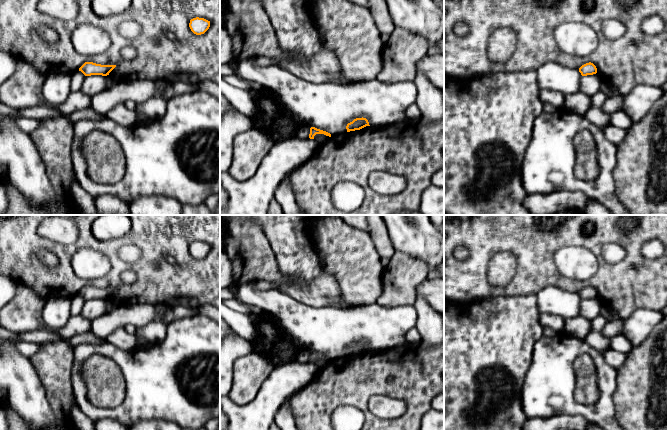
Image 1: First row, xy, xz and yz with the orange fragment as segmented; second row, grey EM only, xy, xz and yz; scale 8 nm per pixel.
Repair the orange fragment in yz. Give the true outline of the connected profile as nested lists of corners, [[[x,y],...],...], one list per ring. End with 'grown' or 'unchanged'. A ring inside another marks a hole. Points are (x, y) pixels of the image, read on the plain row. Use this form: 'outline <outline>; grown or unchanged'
outline [[[589,286],[582,289],[579,292],[579,296],[581,297],[582,300],[593,299],[597,297],[597,292],[593,287]]]; unchanged

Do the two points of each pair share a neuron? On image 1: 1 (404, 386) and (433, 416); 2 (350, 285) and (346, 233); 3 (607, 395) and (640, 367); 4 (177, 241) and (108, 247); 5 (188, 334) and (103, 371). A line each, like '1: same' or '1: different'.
1: different
2: same
3: different
4: same
5: different

